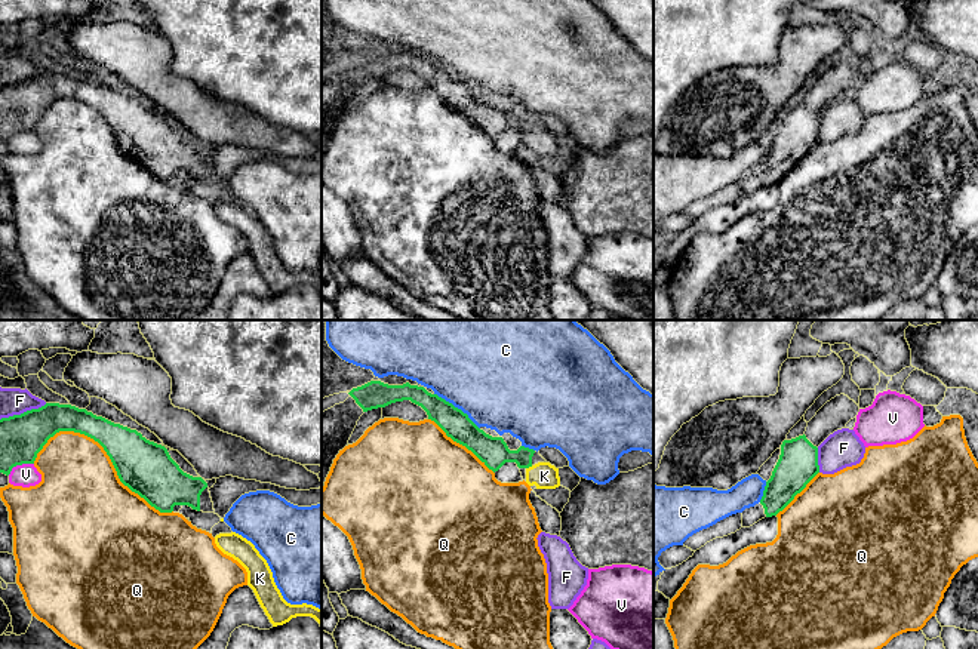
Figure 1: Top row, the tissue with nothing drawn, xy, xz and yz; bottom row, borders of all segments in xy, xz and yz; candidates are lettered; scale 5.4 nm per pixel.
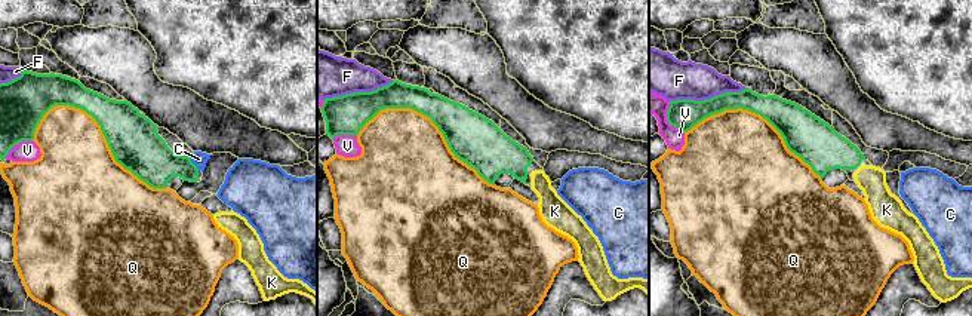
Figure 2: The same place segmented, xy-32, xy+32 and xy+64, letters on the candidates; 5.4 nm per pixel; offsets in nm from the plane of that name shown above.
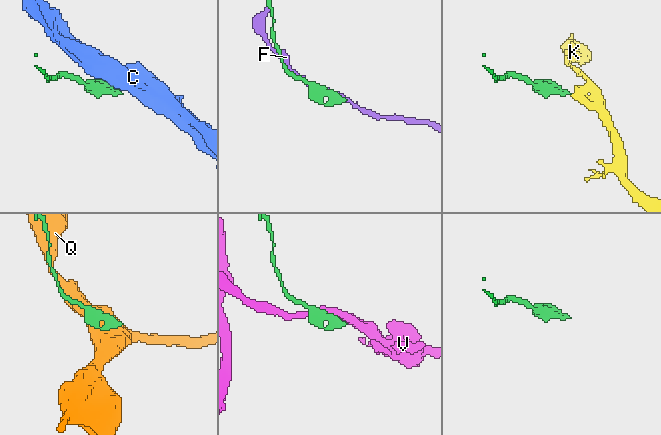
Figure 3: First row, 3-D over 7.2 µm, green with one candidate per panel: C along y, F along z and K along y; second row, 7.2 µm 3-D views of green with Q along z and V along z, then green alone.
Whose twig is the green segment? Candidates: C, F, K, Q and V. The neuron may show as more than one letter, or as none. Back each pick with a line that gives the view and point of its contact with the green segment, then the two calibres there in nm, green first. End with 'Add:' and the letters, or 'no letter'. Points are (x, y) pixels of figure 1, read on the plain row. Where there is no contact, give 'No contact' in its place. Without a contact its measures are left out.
K: Touches green at xz (529, 134). Thickness 160 nm (green) against 140 nm
Add: K

